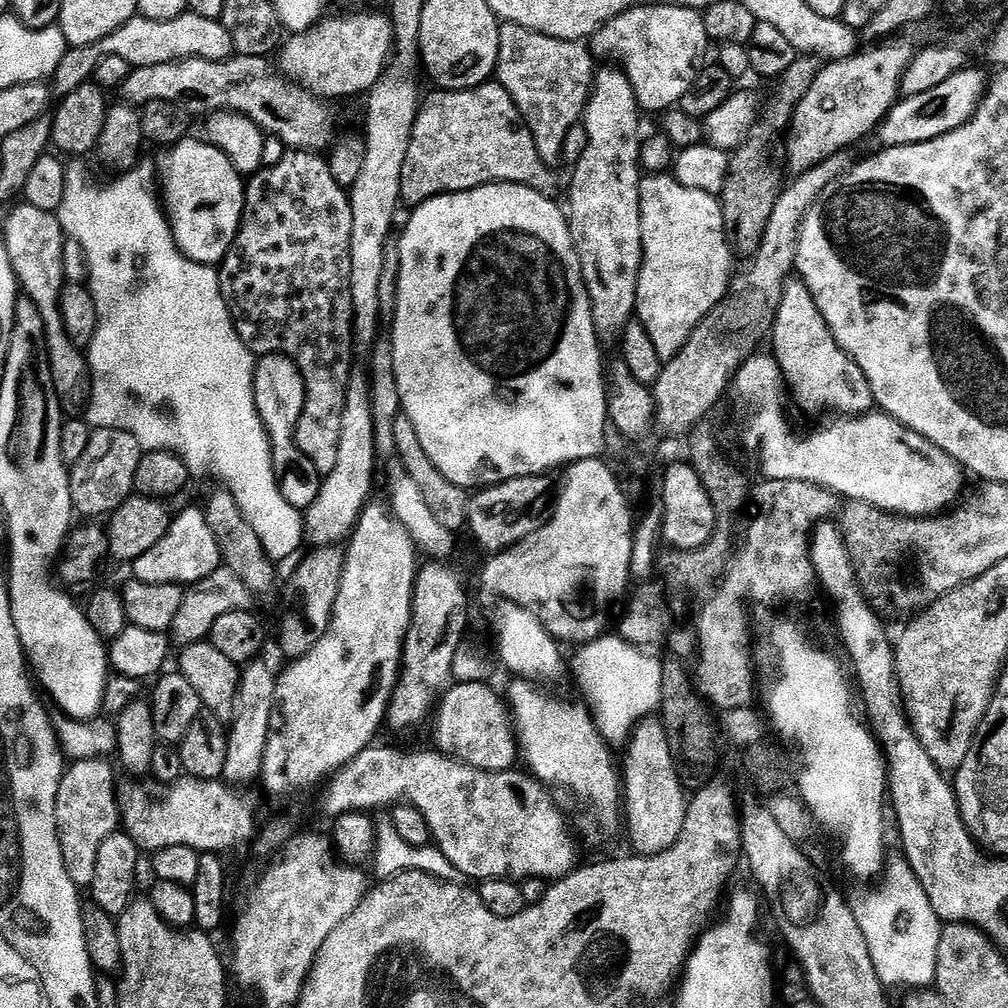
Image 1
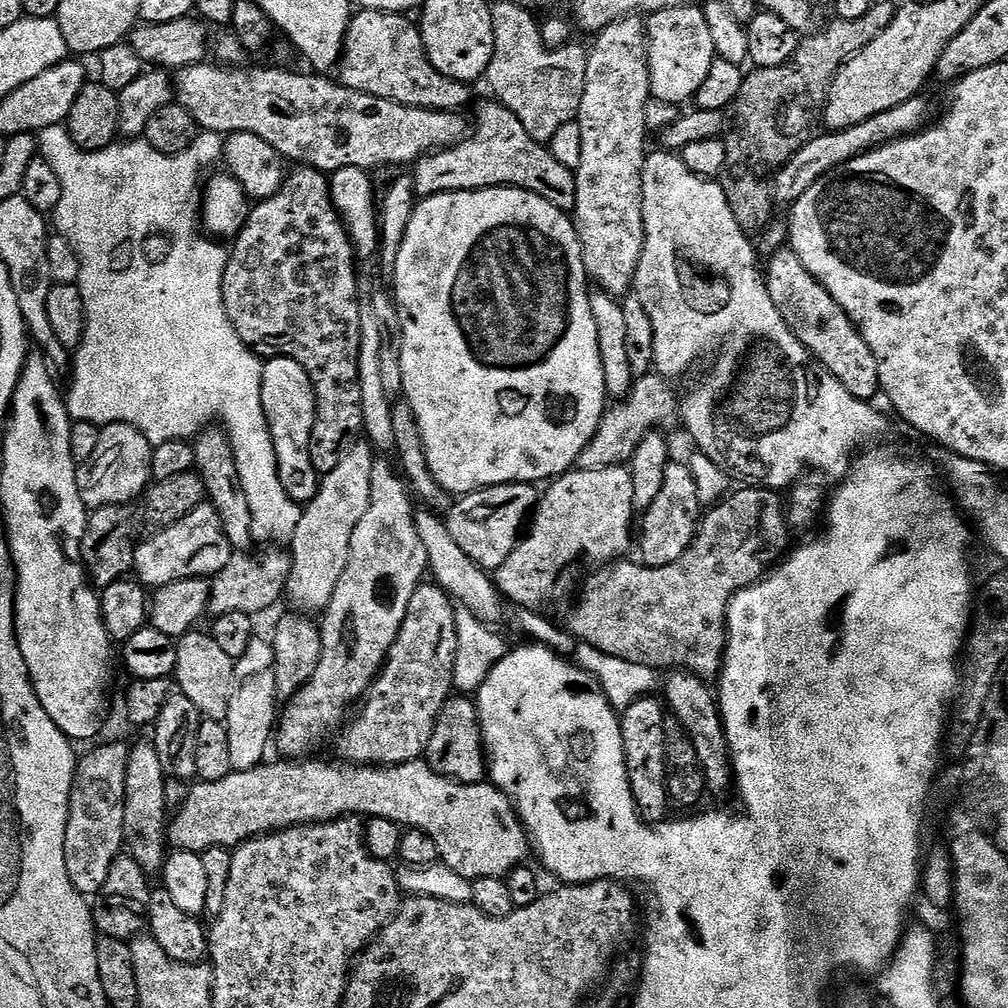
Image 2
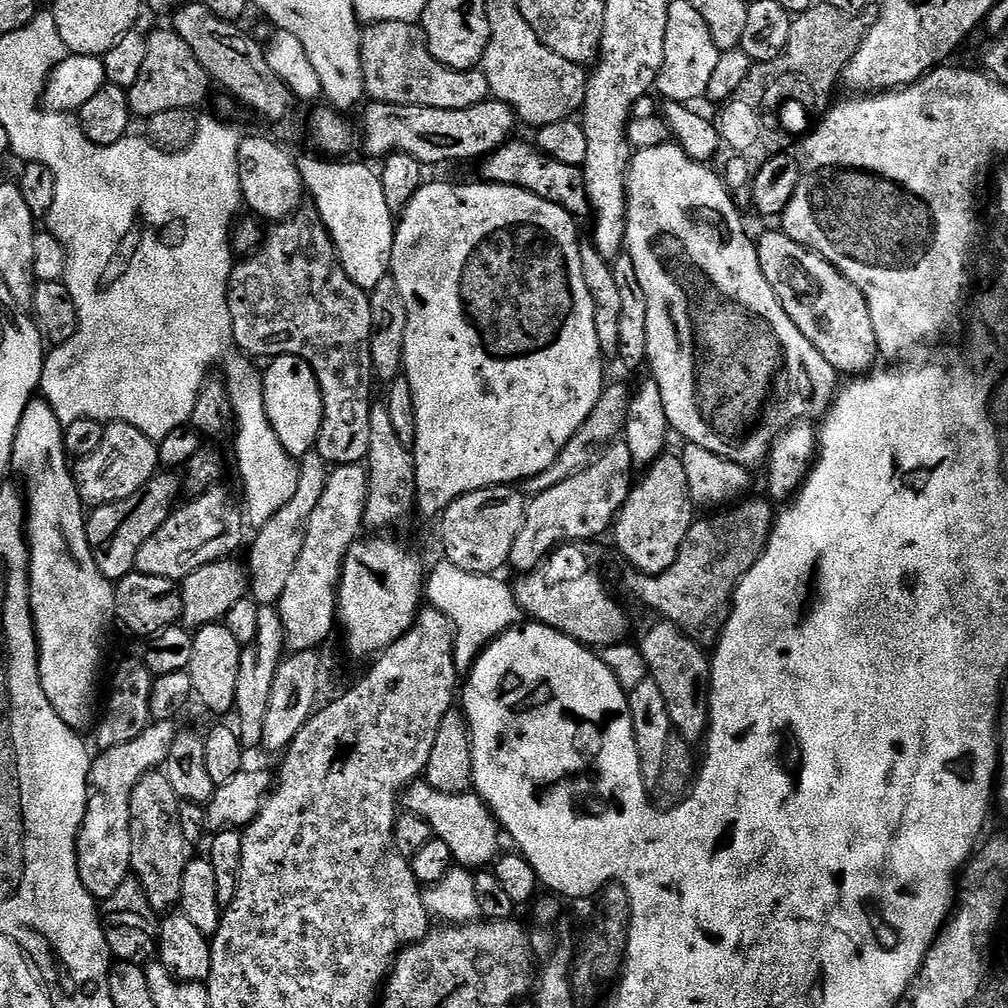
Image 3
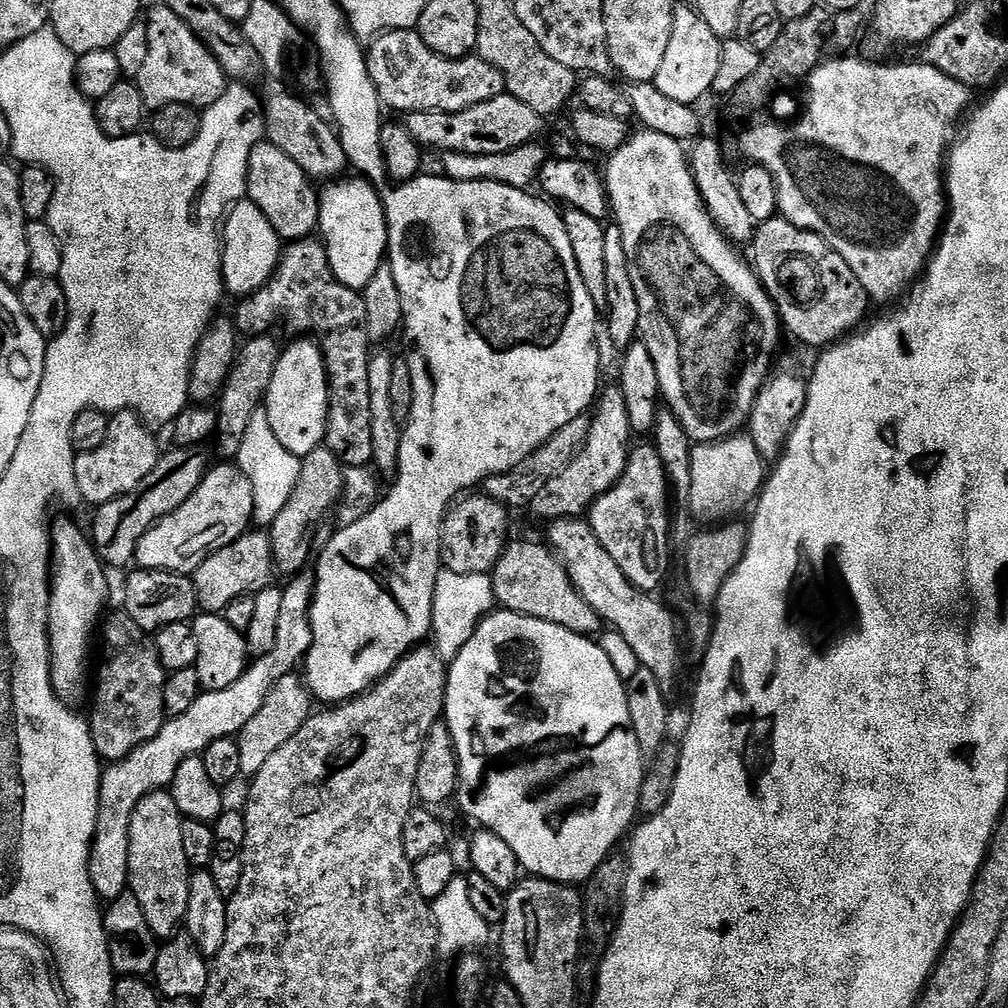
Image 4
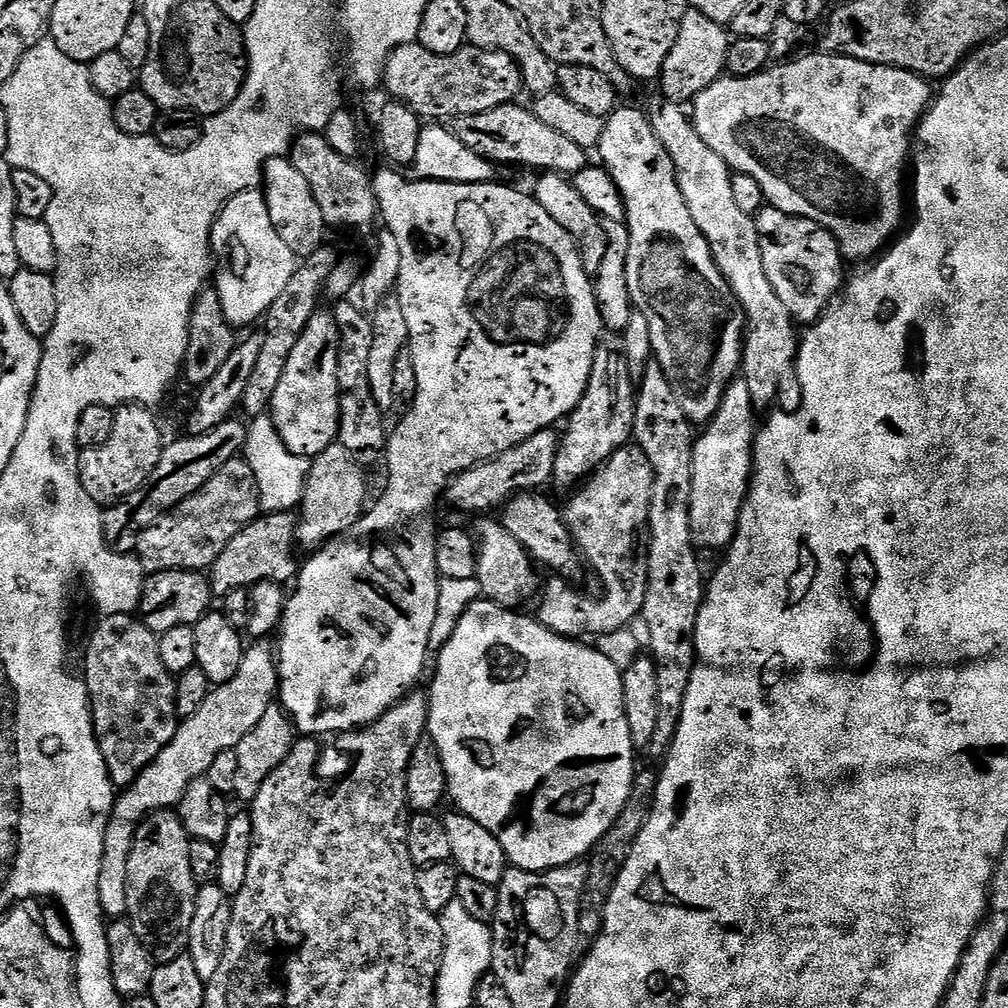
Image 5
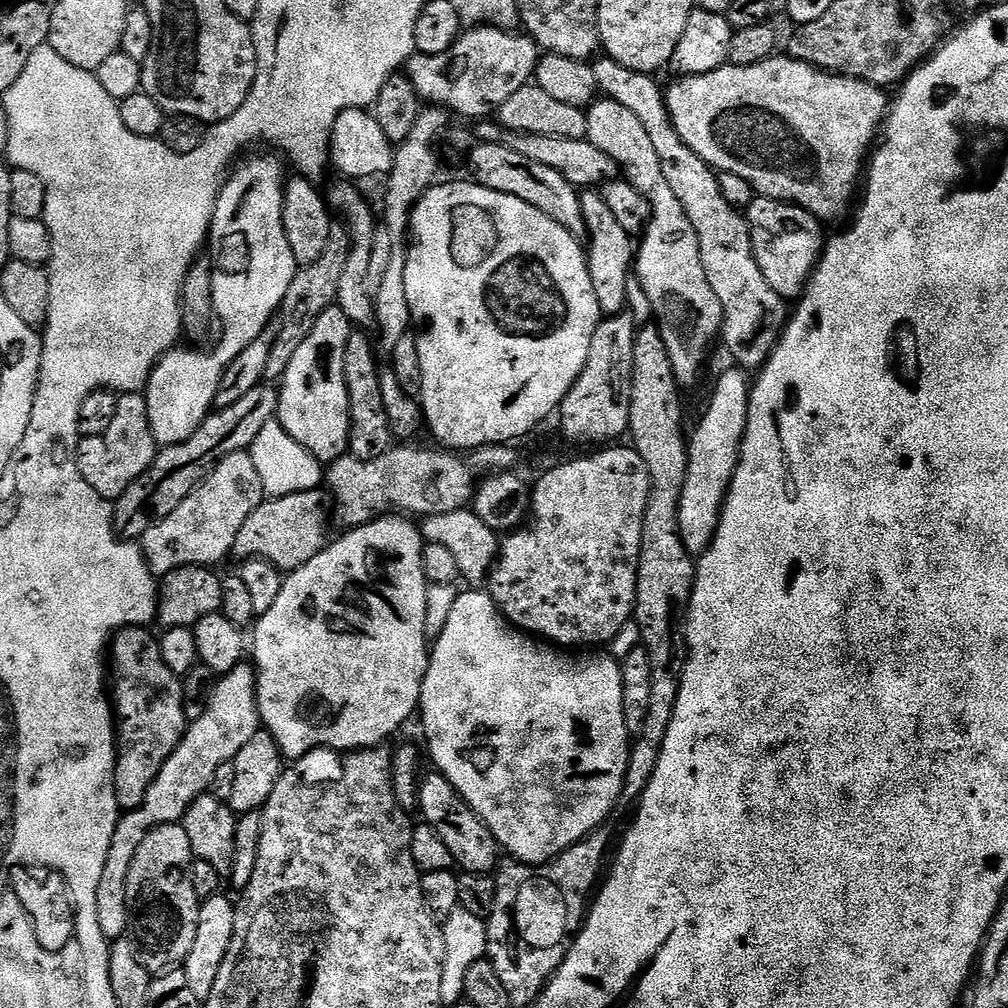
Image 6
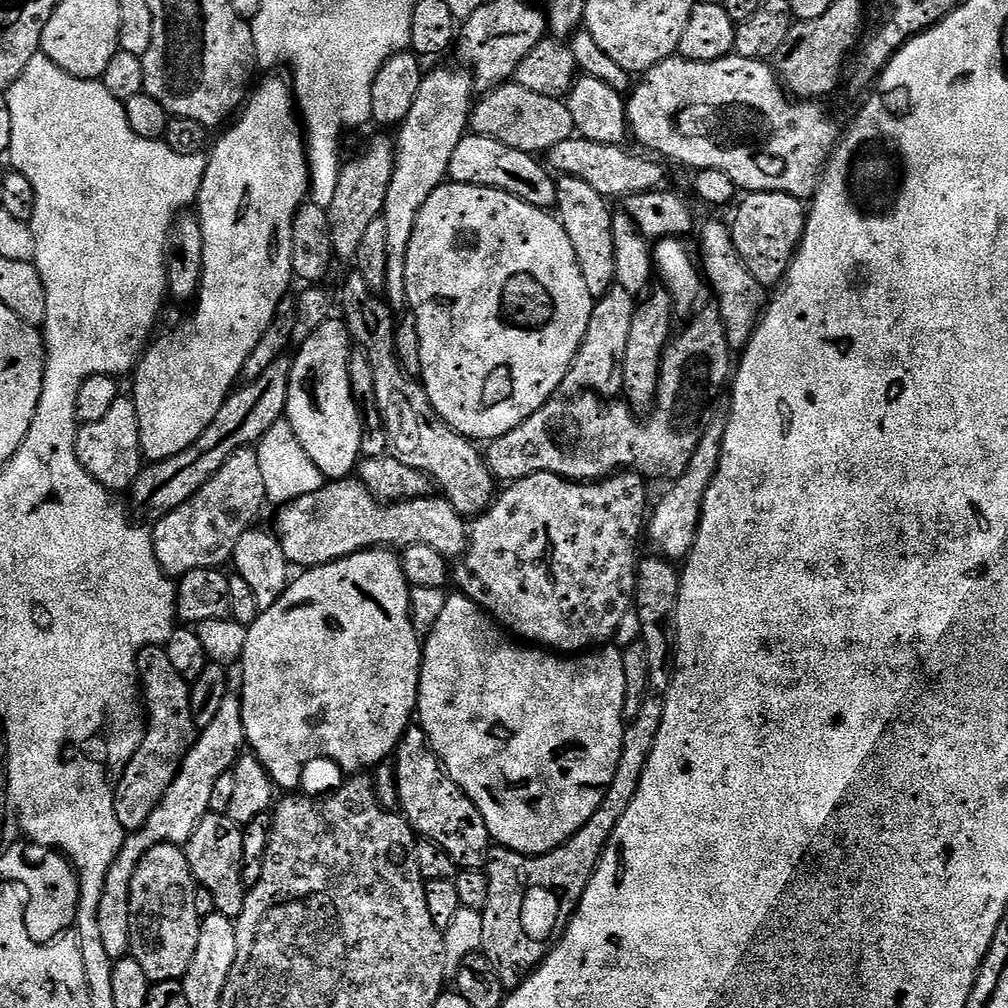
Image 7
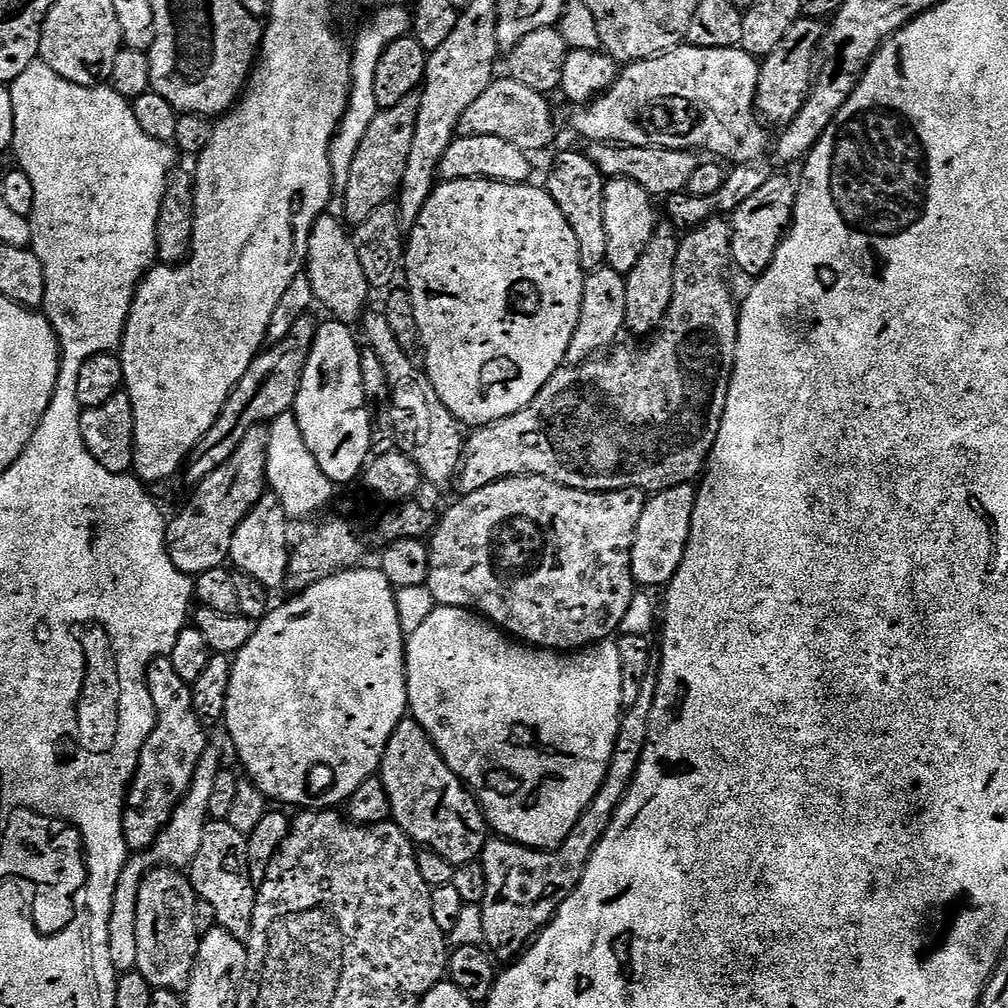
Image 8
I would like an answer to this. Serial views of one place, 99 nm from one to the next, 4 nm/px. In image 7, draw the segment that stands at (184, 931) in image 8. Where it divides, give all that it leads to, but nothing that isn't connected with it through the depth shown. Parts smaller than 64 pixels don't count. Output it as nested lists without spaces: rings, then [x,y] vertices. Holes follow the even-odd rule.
[[[159,844],[154,846],[138,862],[134,878],[130,884],[130,926],[132,927],[132,946],[130,955],[146,970],[146,978],[152,984],[161,984],[167,980],[183,981],[194,950],[198,950],[201,915],[196,905],[198,885],[188,865],[188,853],[178,844]]]

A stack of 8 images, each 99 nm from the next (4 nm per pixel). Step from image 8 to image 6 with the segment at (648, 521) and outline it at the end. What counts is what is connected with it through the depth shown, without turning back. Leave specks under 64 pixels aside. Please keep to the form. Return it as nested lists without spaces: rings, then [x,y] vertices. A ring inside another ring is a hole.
[[[731,367],[717,378],[712,388],[712,397],[708,400],[708,409],[697,422],[696,429],[693,432],[691,429],[688,440],[688,469],[678,506],[678,530],[686,550],[693,558],[699,558],[714,538],[724,497],[734,478],[740,457],[740,443],[744,441],[748,421],[750,380],[744,377],[747,375],[739,367]]]

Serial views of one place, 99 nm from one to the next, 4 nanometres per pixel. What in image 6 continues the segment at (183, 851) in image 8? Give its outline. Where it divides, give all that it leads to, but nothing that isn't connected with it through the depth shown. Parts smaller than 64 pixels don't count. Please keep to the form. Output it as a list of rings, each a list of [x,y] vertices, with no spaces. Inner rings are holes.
[[[241,662],[238,666],[234,666],[234,670],[223,673],[217,679],[216,689],[210,698],[210,706],[206,706],[206,714],[189,723],[182,742],[174,750],[174,754],[166,758],[166,766],[158,770],[158,778],[154,778],[150,790],[146,790],[142,806],[138,806],[132,812],[124,812],[114,830],[114,838],[110,838],[110,854],[106,854],[106,867],[102,869],[102,879],[98,881],[98,926],[102,926],[102,934],[110,942],[121,939],[130,928],[126,902],[126,874],[130,874],[130,862],[134,858],[134,850],[138,850],[138,845],[142,843],[142,838],[146,838],[150,830],[163,824],[181,823],[192,803],[211,789],[214,774],[218,774],[218,766],[231,764],[238,750],[242,750],[242,746],[246,746],[246,742],[250,742],[250,738],[254,738],[254,734],[261,731],[261,728],[260,711],[256,705],[256,669],[251,663]]]

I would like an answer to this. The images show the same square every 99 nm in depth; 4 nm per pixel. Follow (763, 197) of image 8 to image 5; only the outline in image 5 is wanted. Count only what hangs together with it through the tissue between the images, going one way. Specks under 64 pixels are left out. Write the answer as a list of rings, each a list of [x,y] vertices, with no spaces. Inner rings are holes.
[[[771,206],[761,208],[754,219],[762,246],[762,266],[766,266],[766,278],[770,278],[774,294],[790,310],[797,325],[815,324],[846,284],[846,260],[840,243],[818,222],[782,214],[782,210]]]

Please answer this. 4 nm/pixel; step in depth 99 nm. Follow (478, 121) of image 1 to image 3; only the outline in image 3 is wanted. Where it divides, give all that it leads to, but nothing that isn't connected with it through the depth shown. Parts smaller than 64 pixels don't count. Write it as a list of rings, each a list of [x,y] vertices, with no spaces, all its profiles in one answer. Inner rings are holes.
[[[513,138],[503,144],[496,152],[483,157],[479,165],[480,172],[485,181],[490,184],[513,184],[516,188],[526,190],[546,202],[554,202],[554,206],[562,206],[572,216],[583,218],[589,215],[588,195],[584,173],[574,165],[557,164],[530,143],[523,144],[519,138]]]

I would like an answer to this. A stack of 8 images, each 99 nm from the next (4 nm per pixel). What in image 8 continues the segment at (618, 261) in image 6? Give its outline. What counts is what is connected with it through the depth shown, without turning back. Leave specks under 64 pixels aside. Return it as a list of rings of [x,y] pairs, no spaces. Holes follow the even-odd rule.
[[[583,151],[562,153],[560,161],[548,172],[546,190],[554,198],[558,210],[562,210],[566,222],[570,222],[574,238],[578,238],[578,258],[585,273],[606,264],[606,226],[602,223],[605,183],[605,177],[600,175]]]

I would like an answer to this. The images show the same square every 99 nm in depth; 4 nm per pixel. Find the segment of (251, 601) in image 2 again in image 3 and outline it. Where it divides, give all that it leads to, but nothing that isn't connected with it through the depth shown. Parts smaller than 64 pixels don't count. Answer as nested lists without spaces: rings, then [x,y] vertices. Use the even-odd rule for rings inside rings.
[[[315,450],[299,461],[300,477],[298,478],[298,490],[278,514],[270,522],[266,522],[255,533],[252,540],[252,549],[248,552],[246,568],[250,573],[250,592],[257,604],[272,606],[279,601],[282,590],[286,590],[286,581],[294,570],[294,562],[298,562],[298,554],[302,554],[302,542],[304,541],[304,528],[308,525],[310,514],[314,506],[318,504],[318,498],[322,496],[322,490],[326,488],[330,465],[324,461]]]

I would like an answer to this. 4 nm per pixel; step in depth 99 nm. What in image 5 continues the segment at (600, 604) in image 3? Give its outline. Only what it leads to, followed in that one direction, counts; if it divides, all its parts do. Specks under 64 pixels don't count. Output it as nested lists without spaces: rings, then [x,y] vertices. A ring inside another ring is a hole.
[[[480,518],[474,527],[476,545],[476,581],[480,584],[483,599],[492,600],[504,608],[519,609],[532,595],[535,597],[541,591],[542,579],[536,571],[534,563],[527,550],[506,530],[506,526],[496,518]]]

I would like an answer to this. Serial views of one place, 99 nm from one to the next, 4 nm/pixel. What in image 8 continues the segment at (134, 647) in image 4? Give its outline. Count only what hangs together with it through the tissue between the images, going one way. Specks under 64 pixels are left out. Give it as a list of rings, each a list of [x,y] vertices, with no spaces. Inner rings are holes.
[[[158,656],[148,667],[148,689],[156,711],[156,725],[142,746],[138,766],[124,802],[124,837],[133,853],[144,852],[170,822],[174,810],[192,785],[202,754],[210,746],[209,733],[194,714],[192,686],[174,671],[171,656]]]

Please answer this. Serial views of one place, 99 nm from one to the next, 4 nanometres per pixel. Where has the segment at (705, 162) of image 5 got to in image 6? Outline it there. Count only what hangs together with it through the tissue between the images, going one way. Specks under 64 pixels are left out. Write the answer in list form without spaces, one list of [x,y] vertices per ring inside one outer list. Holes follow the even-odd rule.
[[[611,58],[603,59],[597,59],[592,64],[597,89],[607,99],[618,102],[618,106],[626,106],[626,110],[642,122],[654,146],[654,154],[658,154],[658,166],[662,166],[662,174],[666,174],[670,190],[674,190],[678,202],[682,202],[682,210],[690,226],[694,226],[694,234],[698,234],[698,250],[702,270],[706,270],[706,282],[710,282],[710,290],[718,294],[718,302],[724,311],[722,344],[728,347],[729,354],[737,360],[733,361],[741,369],[763,368],[769,354],[780,343],[780,334],[790,312],[784,297],[773,290],[770,282],[762,278],[762,270],[758,270],[747,219],[734,206],[730,206],[726,198],[722,198],[718,175],[712,167],[698,158],[698,154],[694,154],[682,138],[678,138],[678,130],[674,130],[668,117],[665,89],[662,84],[660,88],[657,77],[630,70]]]

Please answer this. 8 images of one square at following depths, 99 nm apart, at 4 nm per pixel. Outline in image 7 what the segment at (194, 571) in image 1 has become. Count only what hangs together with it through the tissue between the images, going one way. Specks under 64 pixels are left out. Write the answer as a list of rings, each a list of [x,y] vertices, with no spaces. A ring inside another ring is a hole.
[[[255,447],[240,448],[185,504],[178,506],[169,514],[161,516],[155,521],[156,528],[151,529],[152,541],[158,562],[164,571],[173,578],[179,578],[190,570],[203,568],[220,568],[231,561],[234,546],[238,546],[238,538],[257,523],[256,515],[263,510],[268,500],[266,482],[262,482],[262,466],[258,466],[258,454]]]

